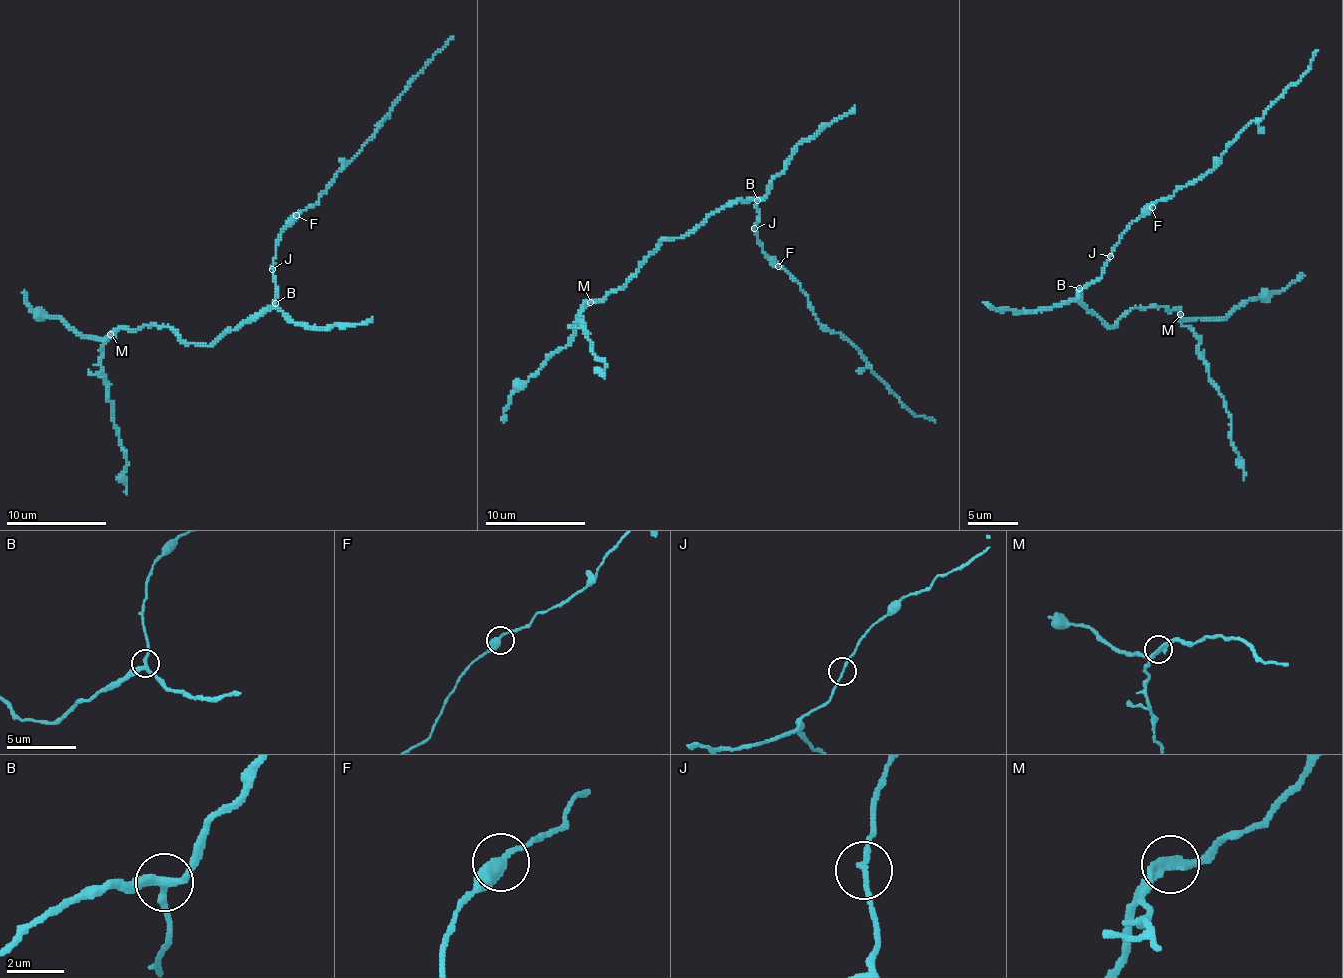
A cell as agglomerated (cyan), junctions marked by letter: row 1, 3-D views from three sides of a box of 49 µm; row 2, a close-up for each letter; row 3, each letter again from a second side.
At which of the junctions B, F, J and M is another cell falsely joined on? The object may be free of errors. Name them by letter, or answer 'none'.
M

